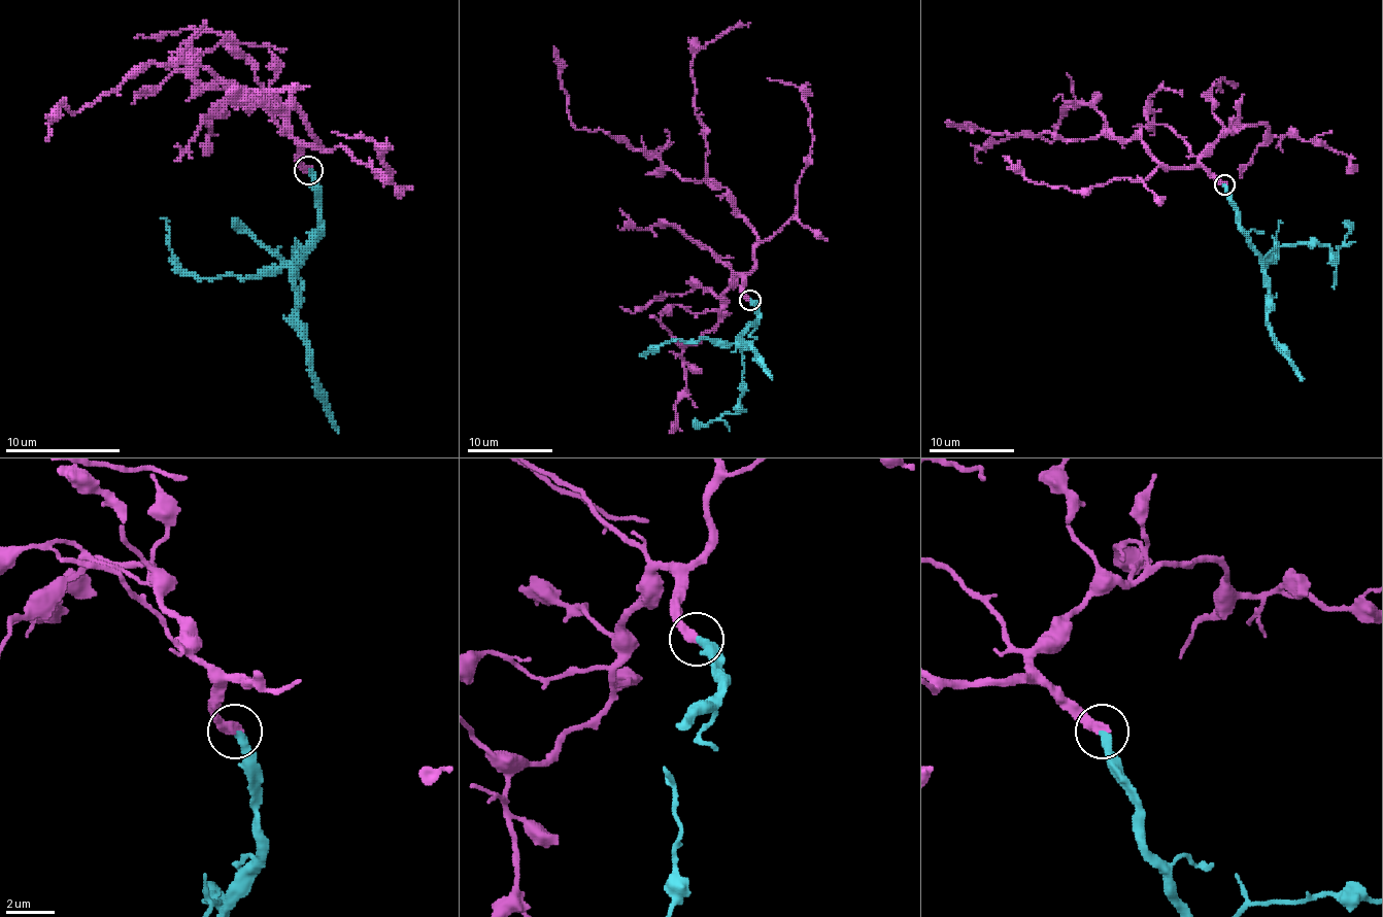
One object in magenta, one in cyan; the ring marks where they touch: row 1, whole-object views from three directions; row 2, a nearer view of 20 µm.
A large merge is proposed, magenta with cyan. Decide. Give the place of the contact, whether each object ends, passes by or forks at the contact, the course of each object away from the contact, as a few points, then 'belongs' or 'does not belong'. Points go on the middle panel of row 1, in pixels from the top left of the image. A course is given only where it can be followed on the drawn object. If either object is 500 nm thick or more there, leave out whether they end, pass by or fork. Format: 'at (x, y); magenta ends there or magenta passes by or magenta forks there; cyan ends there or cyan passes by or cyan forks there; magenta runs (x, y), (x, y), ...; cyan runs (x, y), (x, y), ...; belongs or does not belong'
at (750, 300); magenta ends there; cyan ends there; magenta runs (750, 300), (744, 279), (756, 234), (733, 196), (684, 180), (601, 130), (577, 130), (553, 57); cyan runs (750, 300), (756, 315), (740, 335), (742, 343), (750, 343), (772, 377); belongs

